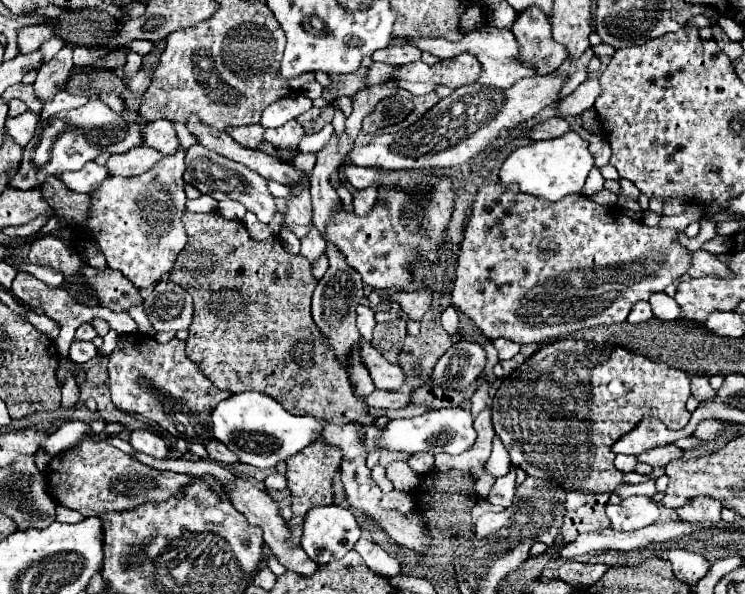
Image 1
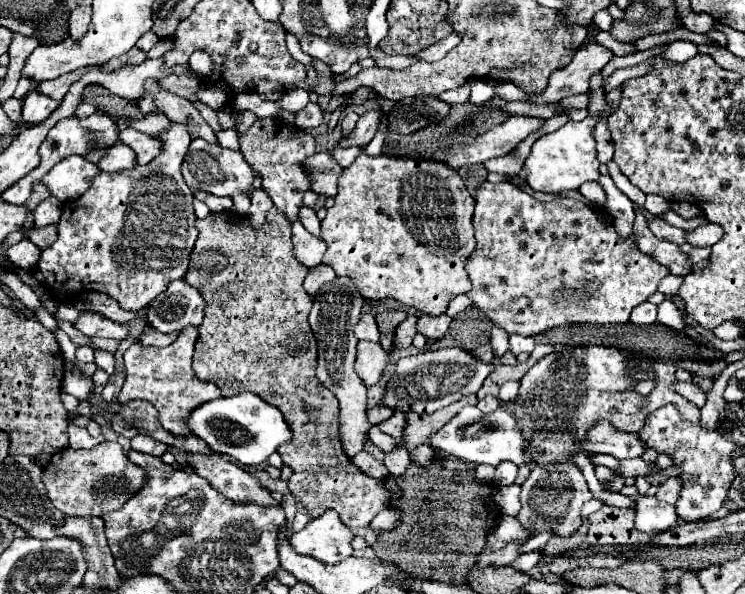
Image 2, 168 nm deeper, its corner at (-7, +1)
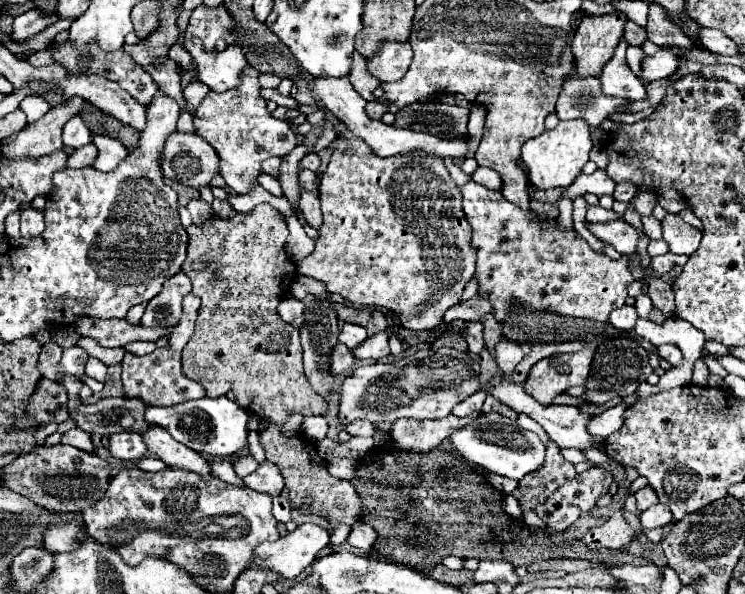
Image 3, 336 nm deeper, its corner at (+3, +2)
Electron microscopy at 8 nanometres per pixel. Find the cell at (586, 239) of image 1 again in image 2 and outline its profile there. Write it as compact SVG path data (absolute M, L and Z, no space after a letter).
M482 183L478 187L474 229L476 251L466 265L472 289L466 295L508 333L536 335L566 323L628 323L630 311L644 303L660 279L670 273L656 259L640 253L632 235L622 241L614 227L600 223L598 213L582 201L570 197L538 201L512 183Z

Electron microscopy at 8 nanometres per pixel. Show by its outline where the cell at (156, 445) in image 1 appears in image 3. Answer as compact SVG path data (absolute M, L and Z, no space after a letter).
M122 432L110 436L110 454L120 460L140 460L146 456L148 448L140 434L136 432Z

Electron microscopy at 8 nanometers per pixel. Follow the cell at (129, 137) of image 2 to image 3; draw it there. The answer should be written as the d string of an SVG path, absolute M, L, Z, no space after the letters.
M96 134L94 140L92 140L98 148L98 160L94 162L94 168L96 170L102 170L102 172L110 172L110 170L116 170L118 164L128 156L128 148L116 140L116 138L110 138L110 136L102 136L102 134Z

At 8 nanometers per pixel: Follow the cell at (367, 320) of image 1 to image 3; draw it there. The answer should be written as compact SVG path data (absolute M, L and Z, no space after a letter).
M344 324L342 330L340 330L340 336L338 336L338 340L340 340L342 344L346 344L348 348L360 346L366 338L368 338L368 336L366 336L366 328L362 328L362 326L358 326L358 324Z

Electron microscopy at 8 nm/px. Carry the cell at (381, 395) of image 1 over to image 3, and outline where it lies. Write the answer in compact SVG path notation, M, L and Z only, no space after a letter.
M358 420L346 426L346 432L352 436L374 436L374 430L376 430L374 424L368 420Z

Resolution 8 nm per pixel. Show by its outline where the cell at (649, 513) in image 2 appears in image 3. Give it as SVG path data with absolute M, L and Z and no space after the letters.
M656 504L656 506L650 506L648 510L640 512L640 522L642 522L642 528L646 528L646 530L658 528L658 526L672 522L672 512L664 504Z

